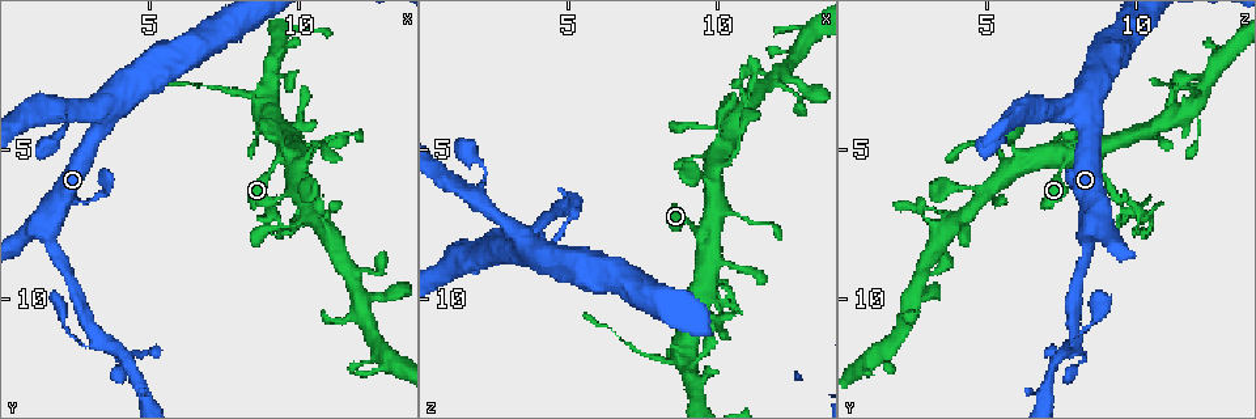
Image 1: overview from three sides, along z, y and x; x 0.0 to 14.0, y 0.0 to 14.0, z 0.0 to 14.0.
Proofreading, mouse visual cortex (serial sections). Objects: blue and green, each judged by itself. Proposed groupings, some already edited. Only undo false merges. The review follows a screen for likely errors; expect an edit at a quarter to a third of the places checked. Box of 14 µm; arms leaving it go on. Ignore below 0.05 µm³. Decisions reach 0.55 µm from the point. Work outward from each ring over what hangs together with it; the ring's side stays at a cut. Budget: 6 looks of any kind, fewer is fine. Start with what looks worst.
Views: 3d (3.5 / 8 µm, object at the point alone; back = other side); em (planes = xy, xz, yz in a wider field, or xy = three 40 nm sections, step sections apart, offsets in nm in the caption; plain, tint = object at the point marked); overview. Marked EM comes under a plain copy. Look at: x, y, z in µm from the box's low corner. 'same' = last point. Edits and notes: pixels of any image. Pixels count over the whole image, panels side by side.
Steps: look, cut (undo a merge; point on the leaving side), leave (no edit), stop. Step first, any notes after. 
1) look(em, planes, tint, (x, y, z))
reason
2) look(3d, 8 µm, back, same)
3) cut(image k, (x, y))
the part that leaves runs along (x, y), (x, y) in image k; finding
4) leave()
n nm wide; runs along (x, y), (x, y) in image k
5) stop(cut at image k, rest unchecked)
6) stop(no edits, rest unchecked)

look(3d, 8 µm, (4.0, 12.1, 8.2))
three-way junction

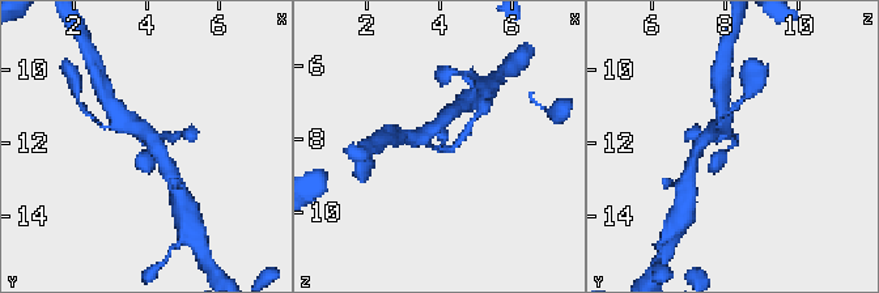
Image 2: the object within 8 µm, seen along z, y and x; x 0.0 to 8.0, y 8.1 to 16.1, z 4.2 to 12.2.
look(em, xy, step 1, tint, (4.1, 12.1, 8.3))
3 arms; arms of 200, 350, 450 nm; need the tissue

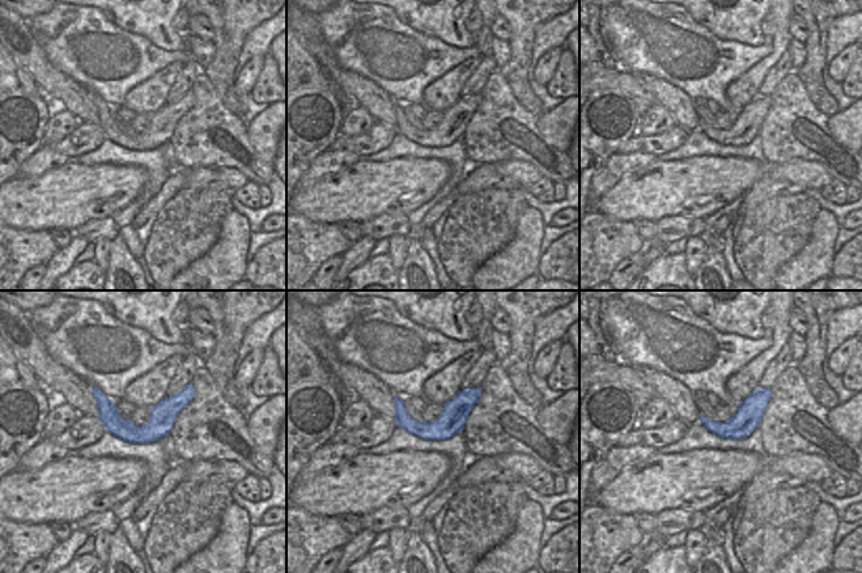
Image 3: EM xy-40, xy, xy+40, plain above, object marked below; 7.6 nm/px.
cut(image 2, (444, 136))
the part that leaves runs along (432, 147), (450, 149), (470, 128) in image 2; two cells meet here

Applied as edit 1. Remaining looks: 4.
look(overview)

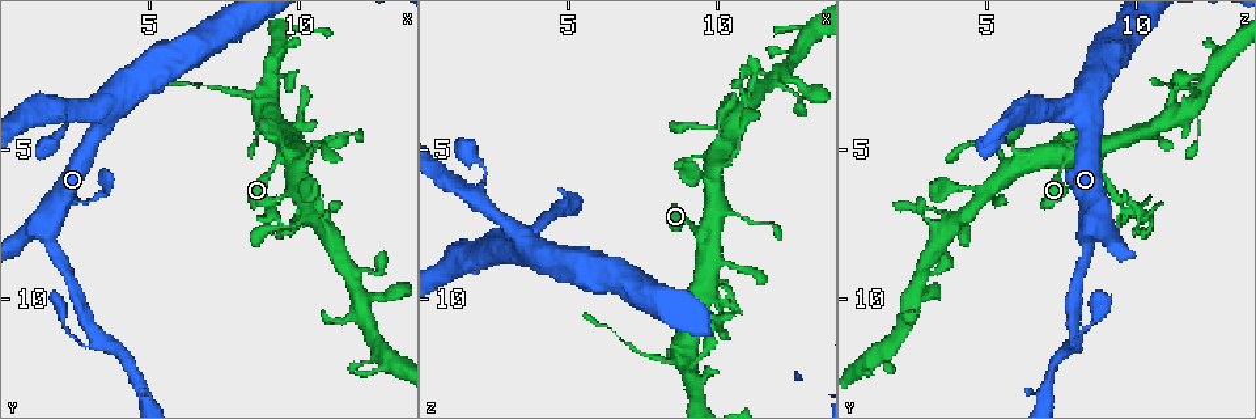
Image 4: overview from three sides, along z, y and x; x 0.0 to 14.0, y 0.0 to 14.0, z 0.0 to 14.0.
look(3d, 3.5 µm, (8.3, 3.2, 12.0))
sudden change in width

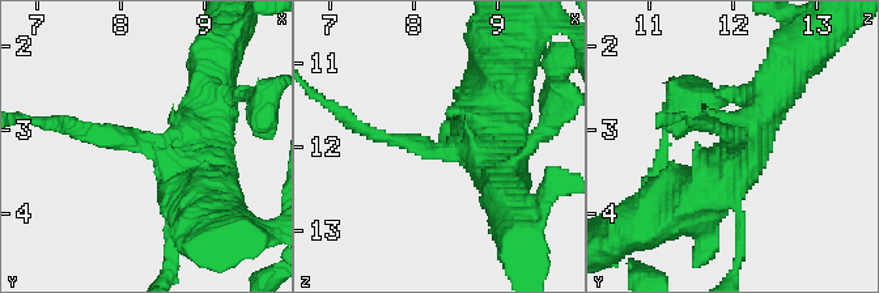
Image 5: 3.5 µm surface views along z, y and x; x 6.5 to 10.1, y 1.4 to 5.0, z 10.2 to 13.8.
look(em, xy, step 2, tint, (8.25, 3.10, 12.10))

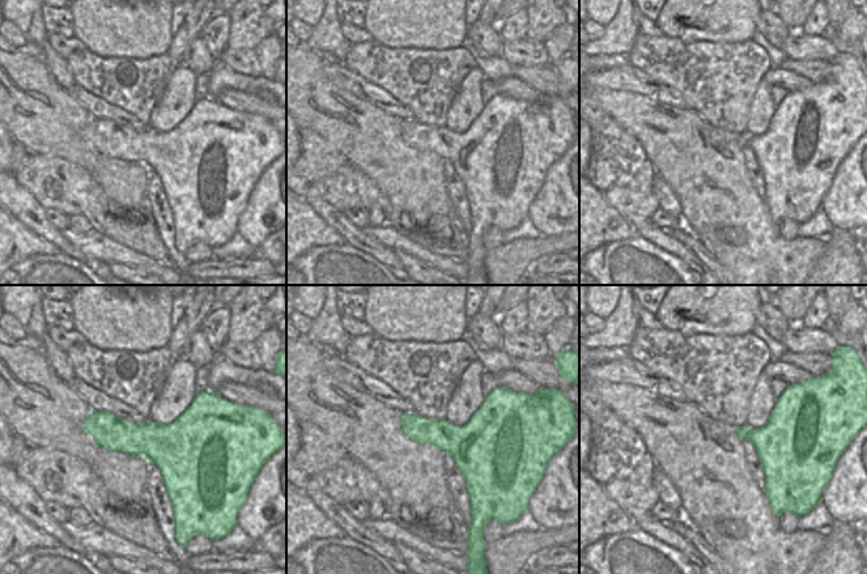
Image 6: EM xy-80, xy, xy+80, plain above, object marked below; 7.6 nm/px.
leave()
280 nm wide; runs along (192, 173), (192, 141), (64, 122) in image 5; continuous, no second cell

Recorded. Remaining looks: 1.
stop(cut at image 2, rest unchecked)

